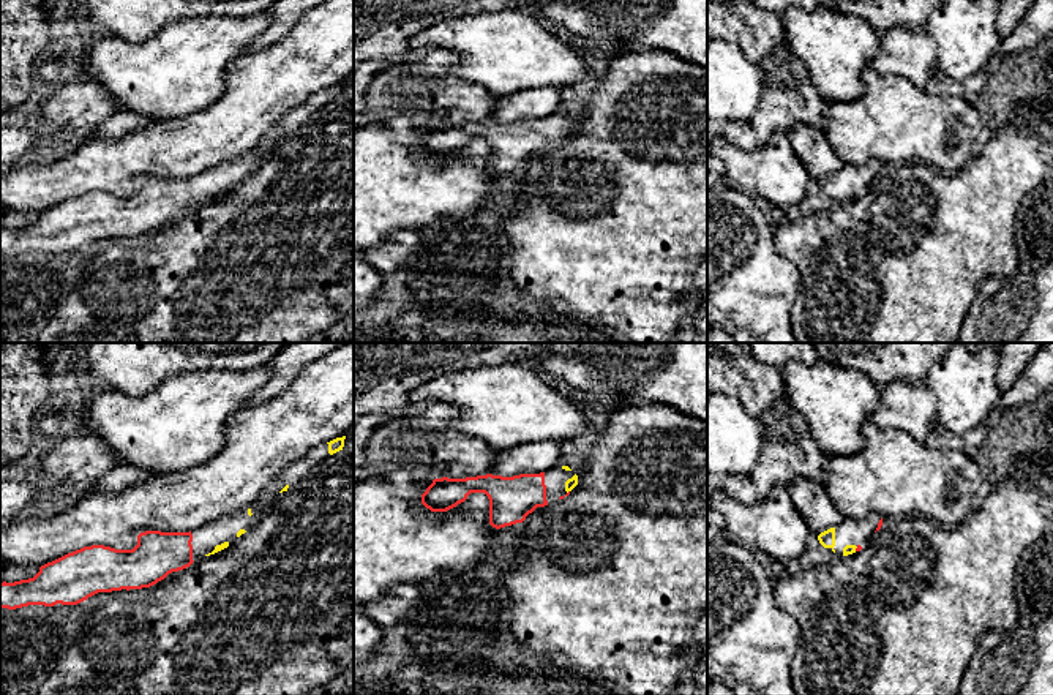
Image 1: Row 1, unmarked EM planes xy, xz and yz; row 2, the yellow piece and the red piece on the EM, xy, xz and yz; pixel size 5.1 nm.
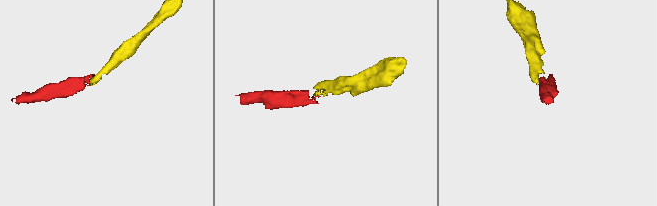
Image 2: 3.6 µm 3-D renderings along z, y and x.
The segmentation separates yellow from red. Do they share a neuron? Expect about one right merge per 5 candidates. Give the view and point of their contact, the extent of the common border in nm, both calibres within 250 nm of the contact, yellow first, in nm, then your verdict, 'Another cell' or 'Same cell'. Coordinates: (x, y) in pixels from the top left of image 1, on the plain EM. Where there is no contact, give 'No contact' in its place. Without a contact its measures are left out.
Touches yellow at yz (856, 193). Shared border 30 nm. Thickness 50 nm (yellow) against 20 nm. Same cell

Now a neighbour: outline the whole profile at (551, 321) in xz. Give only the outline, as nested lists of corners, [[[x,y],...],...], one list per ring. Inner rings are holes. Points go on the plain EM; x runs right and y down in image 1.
[[[556,300],[534,303],[532,319],[491,322],[488,343],[631,343],[617,330]]]

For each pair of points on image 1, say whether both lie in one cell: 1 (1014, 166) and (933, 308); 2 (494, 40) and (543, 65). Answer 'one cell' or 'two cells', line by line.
1: one cell
2: one cell

